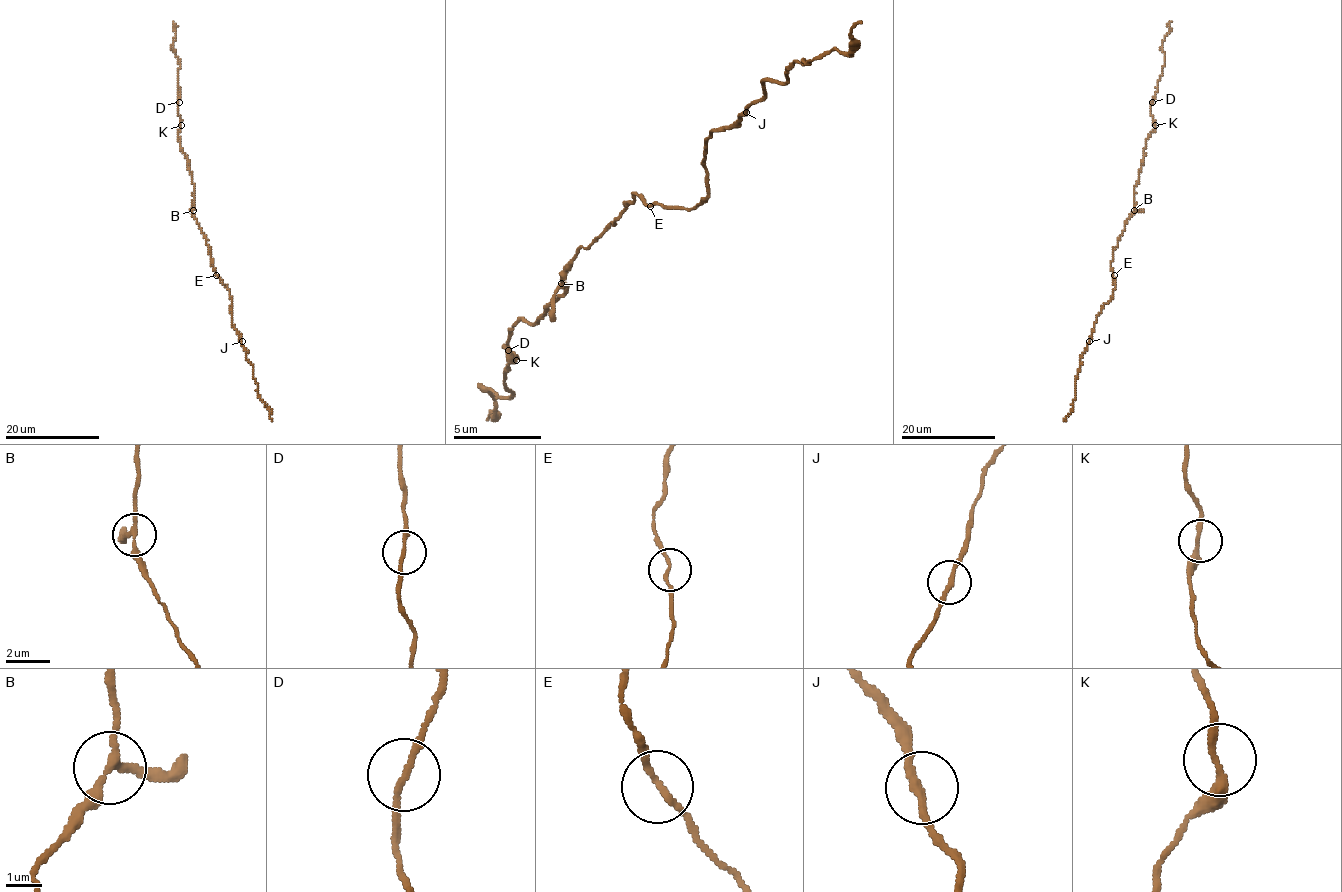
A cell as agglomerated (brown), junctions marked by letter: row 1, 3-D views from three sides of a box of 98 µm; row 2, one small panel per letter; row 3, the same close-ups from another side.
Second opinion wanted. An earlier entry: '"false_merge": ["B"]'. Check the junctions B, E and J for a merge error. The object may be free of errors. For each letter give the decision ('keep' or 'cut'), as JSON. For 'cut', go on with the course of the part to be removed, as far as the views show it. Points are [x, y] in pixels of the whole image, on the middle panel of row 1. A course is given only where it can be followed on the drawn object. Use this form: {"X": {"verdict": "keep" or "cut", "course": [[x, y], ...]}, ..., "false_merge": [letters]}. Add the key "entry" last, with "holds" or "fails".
{"B": {"verdict": "keep"}, "E": {"verdict": "keep"}, "J": {"verdict": "keep"}, "false_merge": [], "entry": "fails"}

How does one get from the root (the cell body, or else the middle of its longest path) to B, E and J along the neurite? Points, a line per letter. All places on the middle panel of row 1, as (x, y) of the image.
B: (591, 245), (565, 267), (560, 285)
E: (591, 245), (626, 209), (631, 192), (644, 205), (649, 205)
J: (591, 245), (626, 209), (631, 192), (644, 205), (693, 209), (706, 196), (706, 139), (746, 112)

